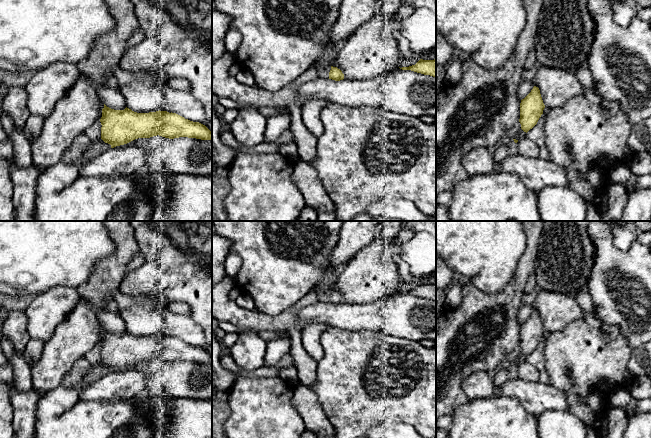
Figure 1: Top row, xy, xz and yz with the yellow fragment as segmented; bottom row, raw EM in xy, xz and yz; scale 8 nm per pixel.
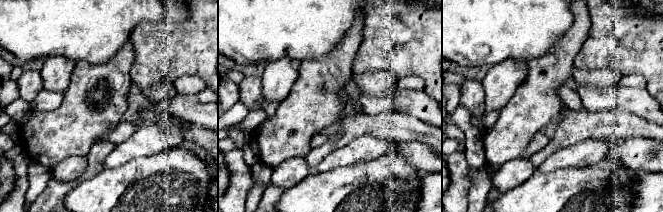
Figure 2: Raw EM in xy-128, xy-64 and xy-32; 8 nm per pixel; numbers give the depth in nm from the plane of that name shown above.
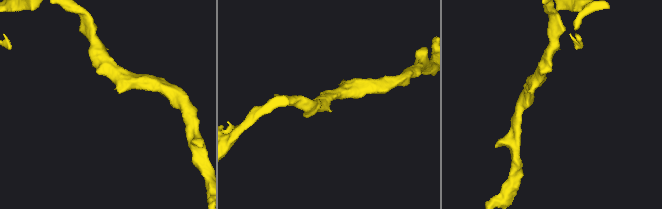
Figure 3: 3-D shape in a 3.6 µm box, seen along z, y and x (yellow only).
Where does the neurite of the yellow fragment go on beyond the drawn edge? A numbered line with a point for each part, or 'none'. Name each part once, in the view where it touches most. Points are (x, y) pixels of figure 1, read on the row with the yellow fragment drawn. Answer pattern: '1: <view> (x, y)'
1: xz (323, 67)

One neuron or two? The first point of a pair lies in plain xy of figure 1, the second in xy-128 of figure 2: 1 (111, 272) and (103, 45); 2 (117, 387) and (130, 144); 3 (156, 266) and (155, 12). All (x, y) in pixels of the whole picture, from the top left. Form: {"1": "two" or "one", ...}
{"1": "two", "2": "one", "3": "two"}

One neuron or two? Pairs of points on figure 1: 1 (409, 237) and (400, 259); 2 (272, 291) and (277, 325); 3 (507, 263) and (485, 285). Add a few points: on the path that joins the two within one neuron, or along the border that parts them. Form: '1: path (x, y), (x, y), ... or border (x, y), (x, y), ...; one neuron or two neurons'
1: path (404, 242), (400, 249), (400, 254); one neuron
2: border (295, 302), (276, 315), (266, 315), (260, 312); two neurons
3: path (502, 268), (490, 280); one neuron

